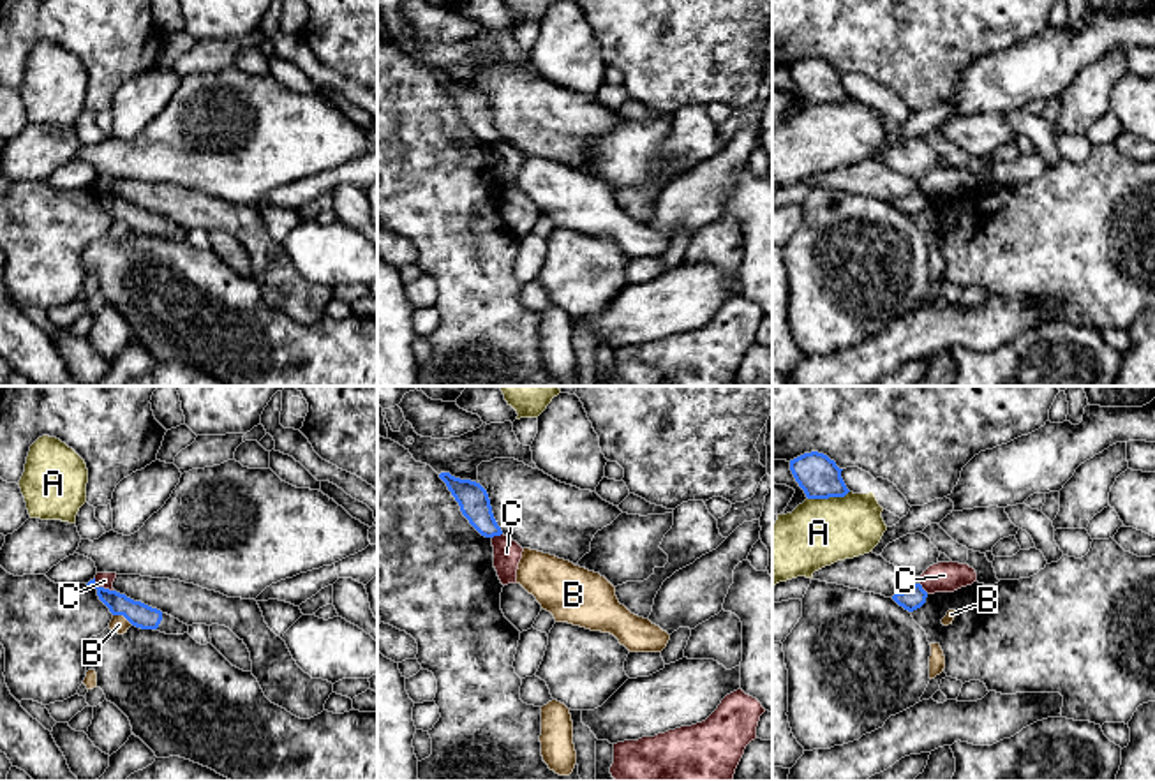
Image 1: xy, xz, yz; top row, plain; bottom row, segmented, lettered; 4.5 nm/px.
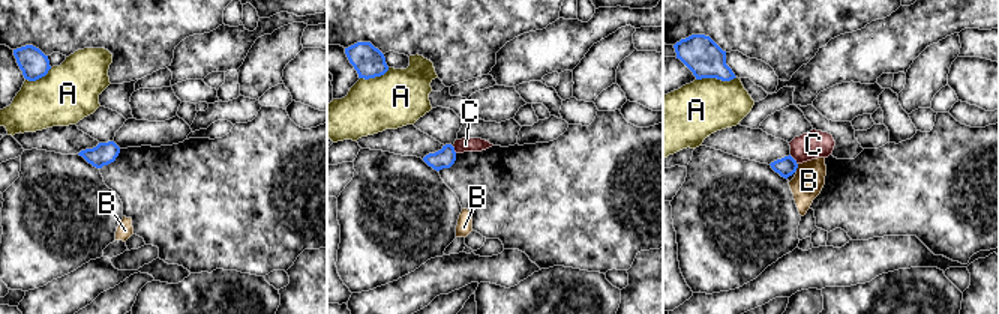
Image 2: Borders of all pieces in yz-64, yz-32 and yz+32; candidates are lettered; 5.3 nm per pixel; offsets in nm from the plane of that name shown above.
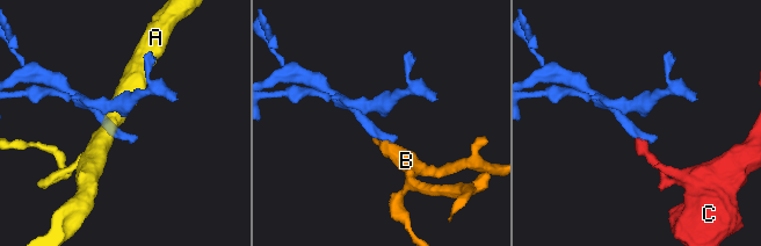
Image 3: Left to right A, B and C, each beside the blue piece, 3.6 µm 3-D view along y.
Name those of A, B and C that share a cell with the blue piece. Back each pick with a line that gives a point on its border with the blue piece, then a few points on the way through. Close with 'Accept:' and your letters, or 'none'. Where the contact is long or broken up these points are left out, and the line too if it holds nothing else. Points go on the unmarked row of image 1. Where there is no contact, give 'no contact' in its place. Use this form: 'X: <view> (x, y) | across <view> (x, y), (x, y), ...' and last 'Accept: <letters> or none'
Accept: none

